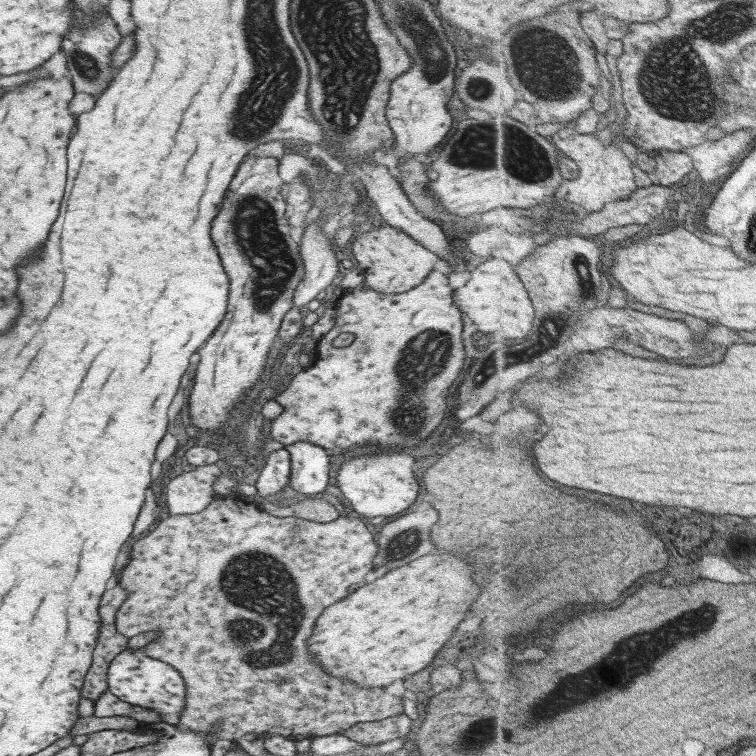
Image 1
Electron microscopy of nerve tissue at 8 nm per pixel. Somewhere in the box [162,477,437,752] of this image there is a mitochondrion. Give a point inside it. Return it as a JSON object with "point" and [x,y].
{"point":[262,632]}

